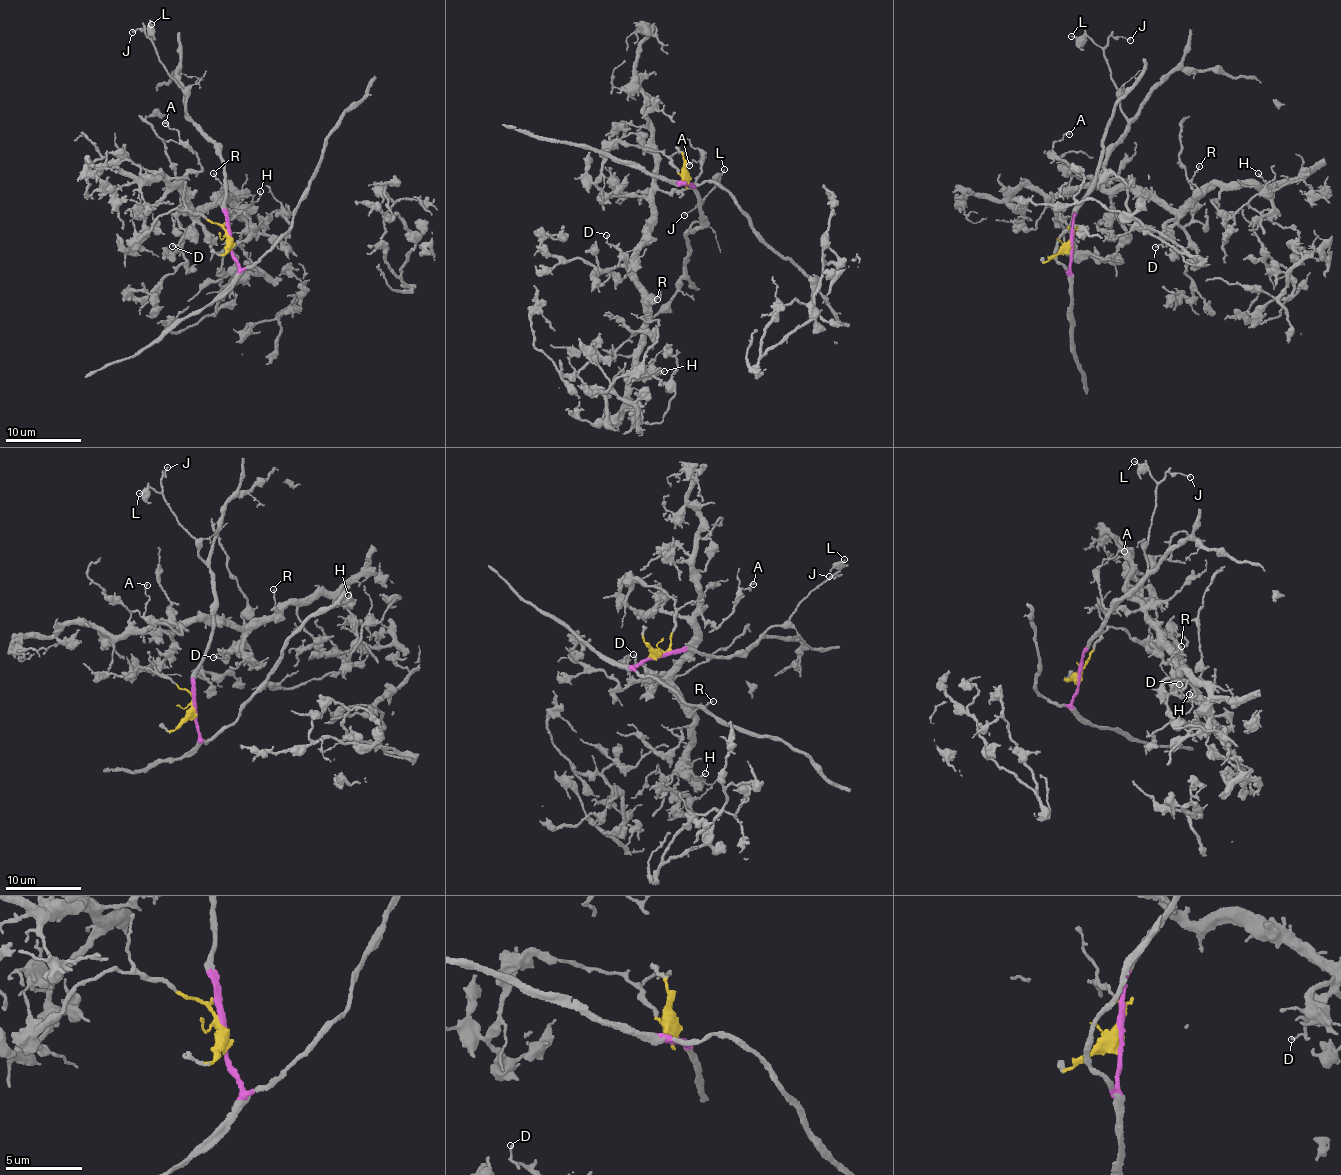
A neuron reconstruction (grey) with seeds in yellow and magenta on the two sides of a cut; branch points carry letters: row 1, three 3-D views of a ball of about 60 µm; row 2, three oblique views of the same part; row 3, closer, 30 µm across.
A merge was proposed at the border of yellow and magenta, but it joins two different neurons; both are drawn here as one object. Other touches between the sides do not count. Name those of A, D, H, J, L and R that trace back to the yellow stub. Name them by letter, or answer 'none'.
A, D, H, R

